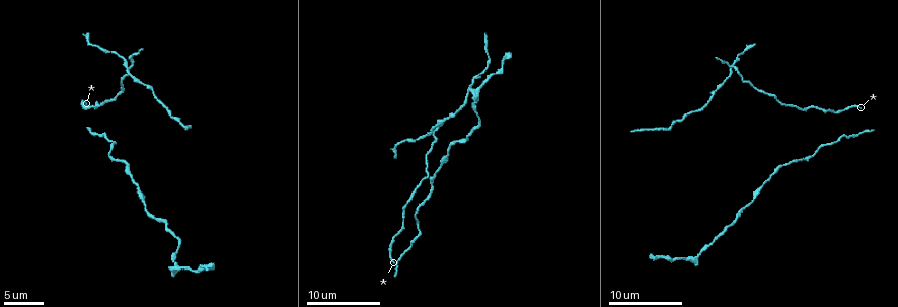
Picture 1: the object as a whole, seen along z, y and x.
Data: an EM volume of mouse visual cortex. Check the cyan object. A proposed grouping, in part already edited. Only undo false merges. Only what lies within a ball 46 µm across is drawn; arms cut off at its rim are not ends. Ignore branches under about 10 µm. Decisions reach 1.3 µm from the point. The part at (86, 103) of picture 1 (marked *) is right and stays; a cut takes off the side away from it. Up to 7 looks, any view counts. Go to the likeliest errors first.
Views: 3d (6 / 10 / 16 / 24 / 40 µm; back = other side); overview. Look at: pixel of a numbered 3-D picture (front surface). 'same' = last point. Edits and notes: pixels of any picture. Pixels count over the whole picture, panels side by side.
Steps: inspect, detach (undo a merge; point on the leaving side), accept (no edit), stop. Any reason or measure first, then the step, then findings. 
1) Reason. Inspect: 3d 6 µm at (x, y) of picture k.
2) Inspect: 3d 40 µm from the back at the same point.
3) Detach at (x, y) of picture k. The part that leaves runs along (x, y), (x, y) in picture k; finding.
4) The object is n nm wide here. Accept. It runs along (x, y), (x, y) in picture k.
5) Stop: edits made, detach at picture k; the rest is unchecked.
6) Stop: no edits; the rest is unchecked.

Sudden change in width. Inspect: 3d 6 µm at (697, 256) of picture 1.

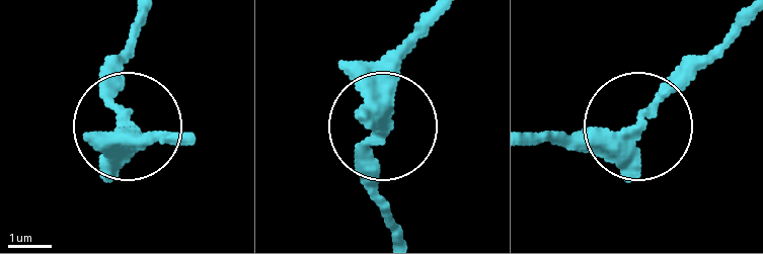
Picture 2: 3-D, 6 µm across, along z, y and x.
Accept. All the same neuron.

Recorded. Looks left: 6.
Thick turns thin. Inspect: 3d 10 µm at (763, 181) of picture 1.

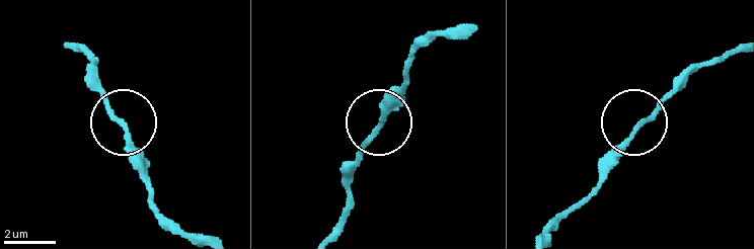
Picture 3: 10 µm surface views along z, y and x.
The object is 180 nm wide here. Accept. One neuron here.

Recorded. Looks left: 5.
Narrows sharply. Inspect: 3d 10 µm at (735, 219) of picture 1.

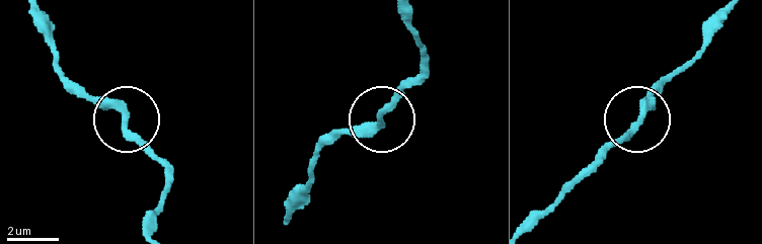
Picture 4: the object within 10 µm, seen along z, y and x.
Inspect: 3d 10 µm from the back at (636, 122) of picture 4.

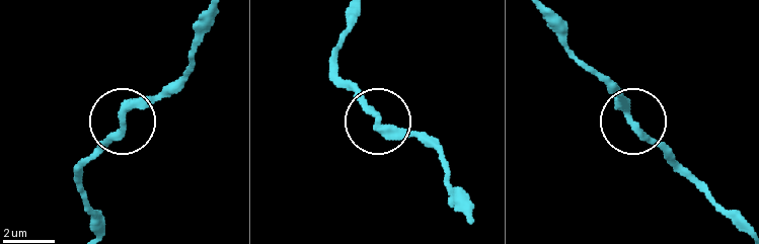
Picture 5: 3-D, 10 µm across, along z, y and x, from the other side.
Accept. It runs along (473, 220), (437, 150), (384, 131), (333, 74) in picture 5; all the same neuron.

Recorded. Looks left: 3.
Stop: no edits; the rest is unchecked.

